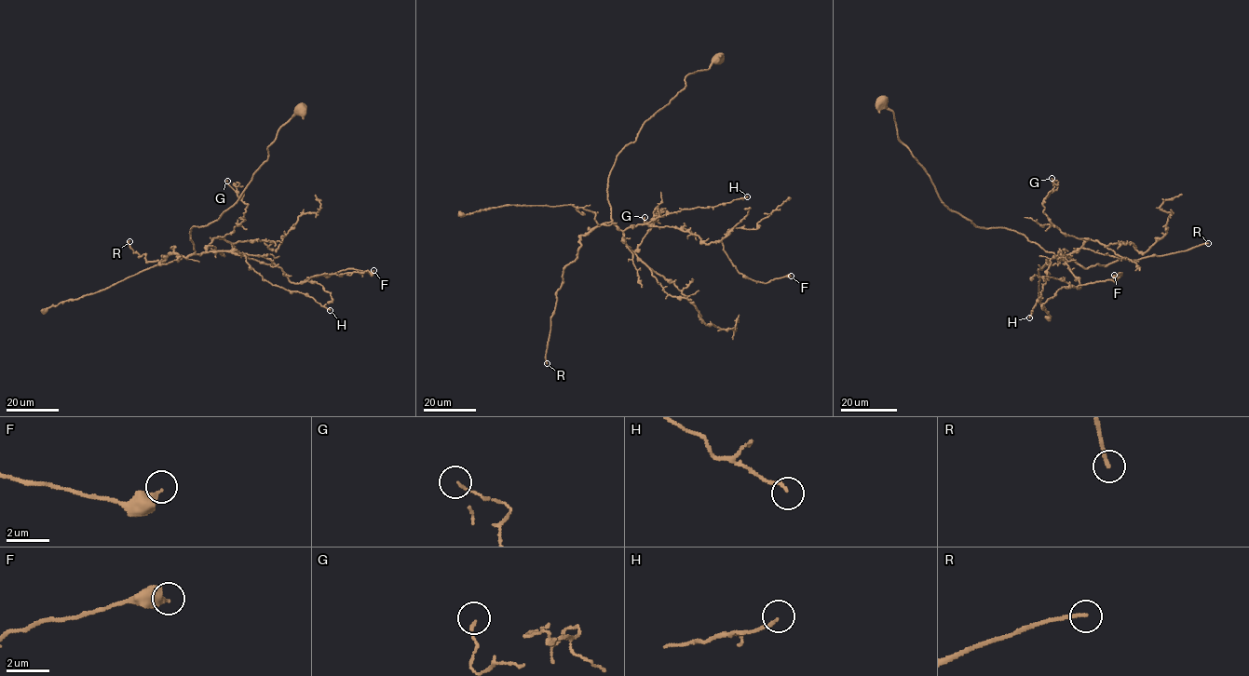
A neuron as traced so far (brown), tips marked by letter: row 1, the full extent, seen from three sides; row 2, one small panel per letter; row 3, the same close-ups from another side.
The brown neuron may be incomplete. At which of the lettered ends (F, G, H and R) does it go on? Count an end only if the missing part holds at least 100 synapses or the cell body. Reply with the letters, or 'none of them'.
R

